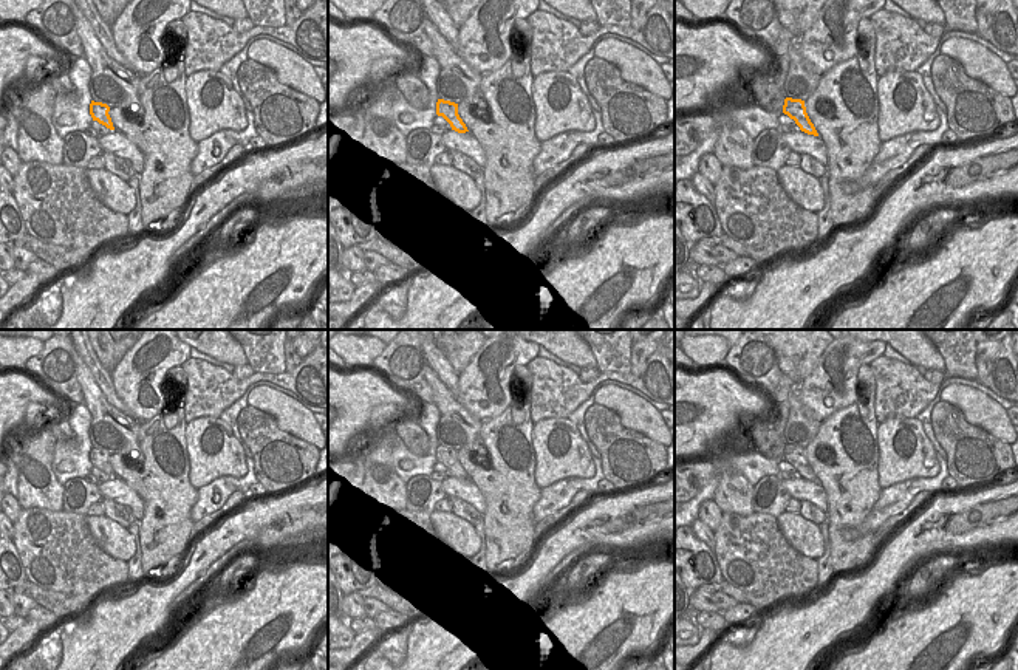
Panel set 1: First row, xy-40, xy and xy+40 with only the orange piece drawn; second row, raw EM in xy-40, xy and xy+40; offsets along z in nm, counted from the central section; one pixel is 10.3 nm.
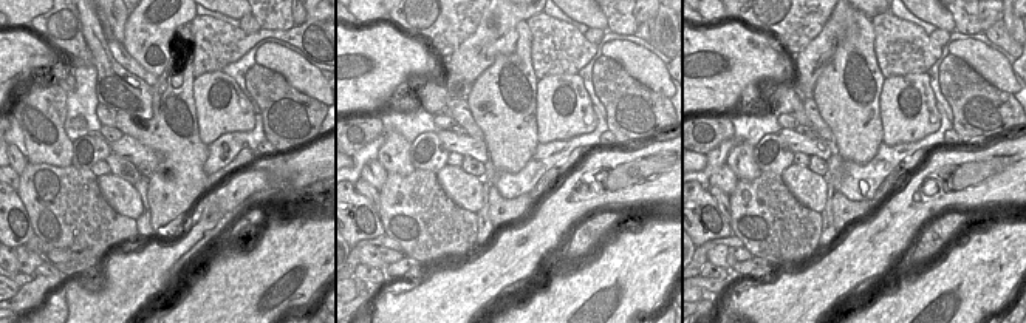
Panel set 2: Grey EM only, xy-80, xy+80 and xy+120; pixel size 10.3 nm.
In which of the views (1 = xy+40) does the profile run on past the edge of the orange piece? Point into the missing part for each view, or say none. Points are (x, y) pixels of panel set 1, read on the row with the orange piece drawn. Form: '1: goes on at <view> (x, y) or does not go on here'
1: does not go on here

